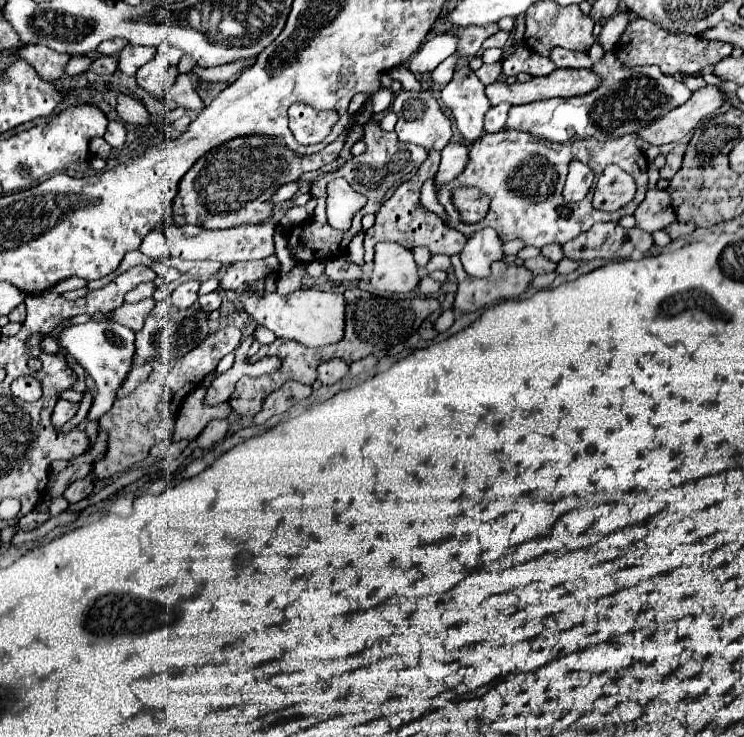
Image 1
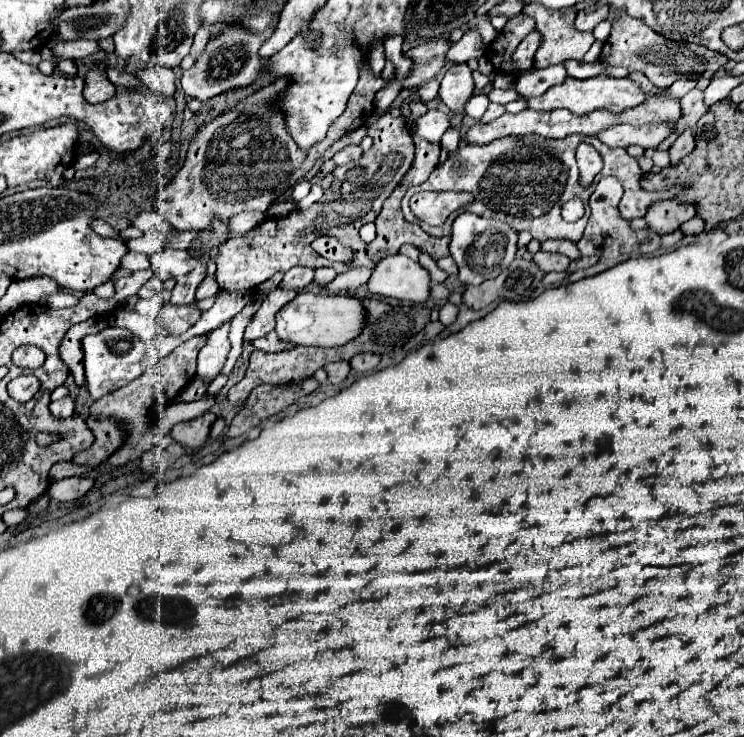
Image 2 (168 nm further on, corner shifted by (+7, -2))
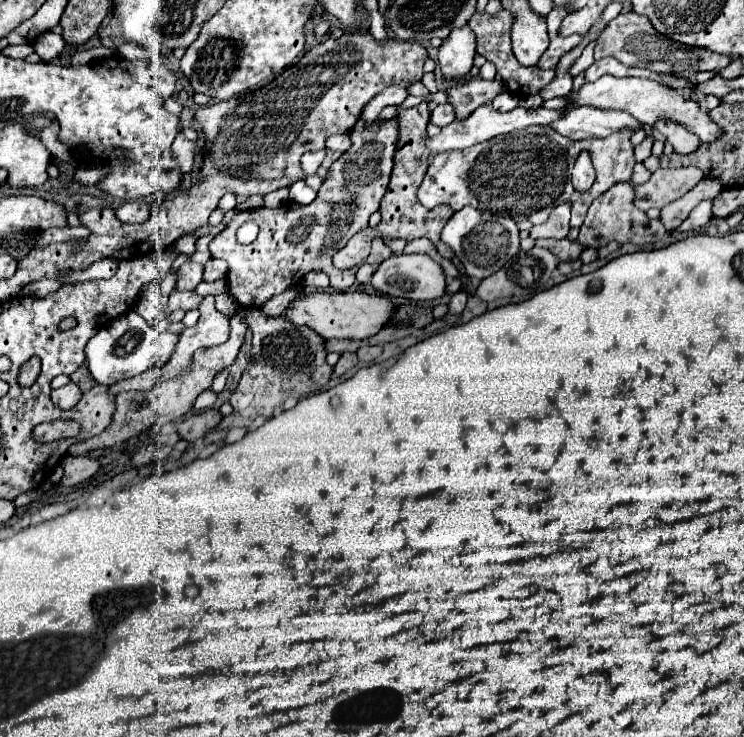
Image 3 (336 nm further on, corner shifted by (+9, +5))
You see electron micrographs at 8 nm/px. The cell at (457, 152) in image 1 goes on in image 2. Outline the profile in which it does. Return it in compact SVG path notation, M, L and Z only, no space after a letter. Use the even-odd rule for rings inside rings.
M450 128L450 130L448 130L444 136L442 136L442 142L440 142L440 146L442 146L442 150L446 150L446 152L454 152L454 150L458 148L458 142L460 142L458 130Z

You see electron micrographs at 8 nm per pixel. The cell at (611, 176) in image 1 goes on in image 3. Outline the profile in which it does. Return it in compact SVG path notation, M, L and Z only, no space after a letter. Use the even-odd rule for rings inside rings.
M616 183L604 195L594 199L594 203L590 205L586 221L580 227L578 241L588 245L588 247L596 247L596 249L602 245L608 245L610 241L644 245L644 243L656 243L658 239L664 237L664 233L666 233L666 229L658 219L650 221L650 217L644 211L634 207L634 185Z

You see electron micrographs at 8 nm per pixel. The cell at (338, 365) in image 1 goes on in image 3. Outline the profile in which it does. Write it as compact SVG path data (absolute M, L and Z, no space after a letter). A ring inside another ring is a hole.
M344 353L344 355L340 357L340 361L336 363L336 367L334 367L334 375L336 375L336 377L342 377L342 375L348 373L350 369L354 369L356 365L358 365L356 353Z

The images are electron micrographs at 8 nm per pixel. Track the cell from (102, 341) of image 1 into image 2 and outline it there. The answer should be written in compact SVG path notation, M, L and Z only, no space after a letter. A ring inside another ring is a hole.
M108 326L100 330L98 334L90 334L82 338L82 352L84 352L84 372L86 372L86 386L92 396L92 400L100 400L102 396L126 386L134 378L138 378L146 366L144 366L144 342L140 342L128 328L116 328ZM120 342L128 342L128 348L124 352L118 350Z

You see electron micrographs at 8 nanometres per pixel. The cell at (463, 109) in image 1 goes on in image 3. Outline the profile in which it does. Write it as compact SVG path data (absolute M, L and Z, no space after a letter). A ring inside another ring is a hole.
M468 25L460 29L452 29L452 33L444 39L438 49L438 65L448 81L456 81L466 77L472 69L472 61L476 55L476 35Z

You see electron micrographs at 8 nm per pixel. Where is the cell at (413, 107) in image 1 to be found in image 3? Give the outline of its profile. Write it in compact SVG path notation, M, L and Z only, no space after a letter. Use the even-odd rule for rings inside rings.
M450 103L436 105L434 111L432 111L432 115L430 115L430 121L432 121L434 125L438 125L438 127L446 127L446 125L450 125L454 119L456 119L456 113L454 113L454 109L452 109Z

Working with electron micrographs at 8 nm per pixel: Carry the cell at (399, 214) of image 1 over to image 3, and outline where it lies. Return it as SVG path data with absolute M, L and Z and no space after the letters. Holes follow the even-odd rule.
M420 103L418 107L412 107L412 109L402 109L400 113L398 113L398 125L400 125L400 141L398 141L398 149L396 149L396 153L394 153L394 171L392 171L392 177L390 177L390 185L388 185L388 191L386 191L386 195L384 195L384 199L382 199L382 205L379 207L379 212L382 213L382 221L380 221L380 225L378 227L368 227L363 229L364 233L360 233L362 237L354 237L352 239L352 249L358 245L358 239L360 241L370 241L370 250L371 250L371 241L374 237L402 237L402 239L406 239L406 241L412 241L412 239L418 239L418 237L426 237L426 239L430 239L436 247L438 247L438 251L446 257L446 259L452 259L454 257L454 251L446 245L446 243L442 243L442 239L440 239L440 231L442 231L442 227L444 227L444 223L452 217L452 209L448 207L448 205L440 205L440 207L436 207L436 209L424 209L424 205L420 205L420 201L416 201L416 189L420 187L420 181L424 179L424 173L426 173L426 169L428 169L428 159L430 159L430 151L428 151L428 147L426 147L426 143L424 143L424 139L426 139L426 125L428 125L428 121L430 121L430 109L428 109L428 103Z

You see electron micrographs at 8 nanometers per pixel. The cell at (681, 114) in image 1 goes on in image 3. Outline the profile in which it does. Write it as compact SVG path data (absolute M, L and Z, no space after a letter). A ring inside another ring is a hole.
M580 105L564 111L560 121L550 127L564 137L582 141L590 137L608 137L618 129L638 129L640 123L624 111L602 111L590 105Z

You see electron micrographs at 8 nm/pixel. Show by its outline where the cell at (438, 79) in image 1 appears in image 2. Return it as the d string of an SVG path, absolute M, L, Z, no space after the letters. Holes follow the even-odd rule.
M424 84L424 86L420 86L418 88L418 96L420 96L420 100L424 100L424 102L428 102L428 100L434 100L436 96L438 96L438 88L440 88L440 84Z

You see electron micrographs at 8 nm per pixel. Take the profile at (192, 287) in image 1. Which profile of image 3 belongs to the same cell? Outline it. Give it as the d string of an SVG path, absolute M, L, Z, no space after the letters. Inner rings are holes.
M186 261L180 269L178 269L178 283L176 289L178 291L194 291L196 285L202 281L204 275L204 267L192 261Z

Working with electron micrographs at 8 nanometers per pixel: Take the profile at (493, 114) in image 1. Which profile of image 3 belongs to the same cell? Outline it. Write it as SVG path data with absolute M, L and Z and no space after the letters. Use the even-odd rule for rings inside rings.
M504 91L504 93L500 93L500 95L494 97L492 107L494 107L496 111L510 111L510 109L518 107L518 97L512 95L512 93L508 93L508 91Z

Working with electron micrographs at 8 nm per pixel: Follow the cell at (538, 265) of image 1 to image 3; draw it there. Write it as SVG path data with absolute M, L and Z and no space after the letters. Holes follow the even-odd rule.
M538 239L536 245L552 249L558 261L576 261L580 259L580 253L586 249L586 245L580 245L580 241L570 239Z

